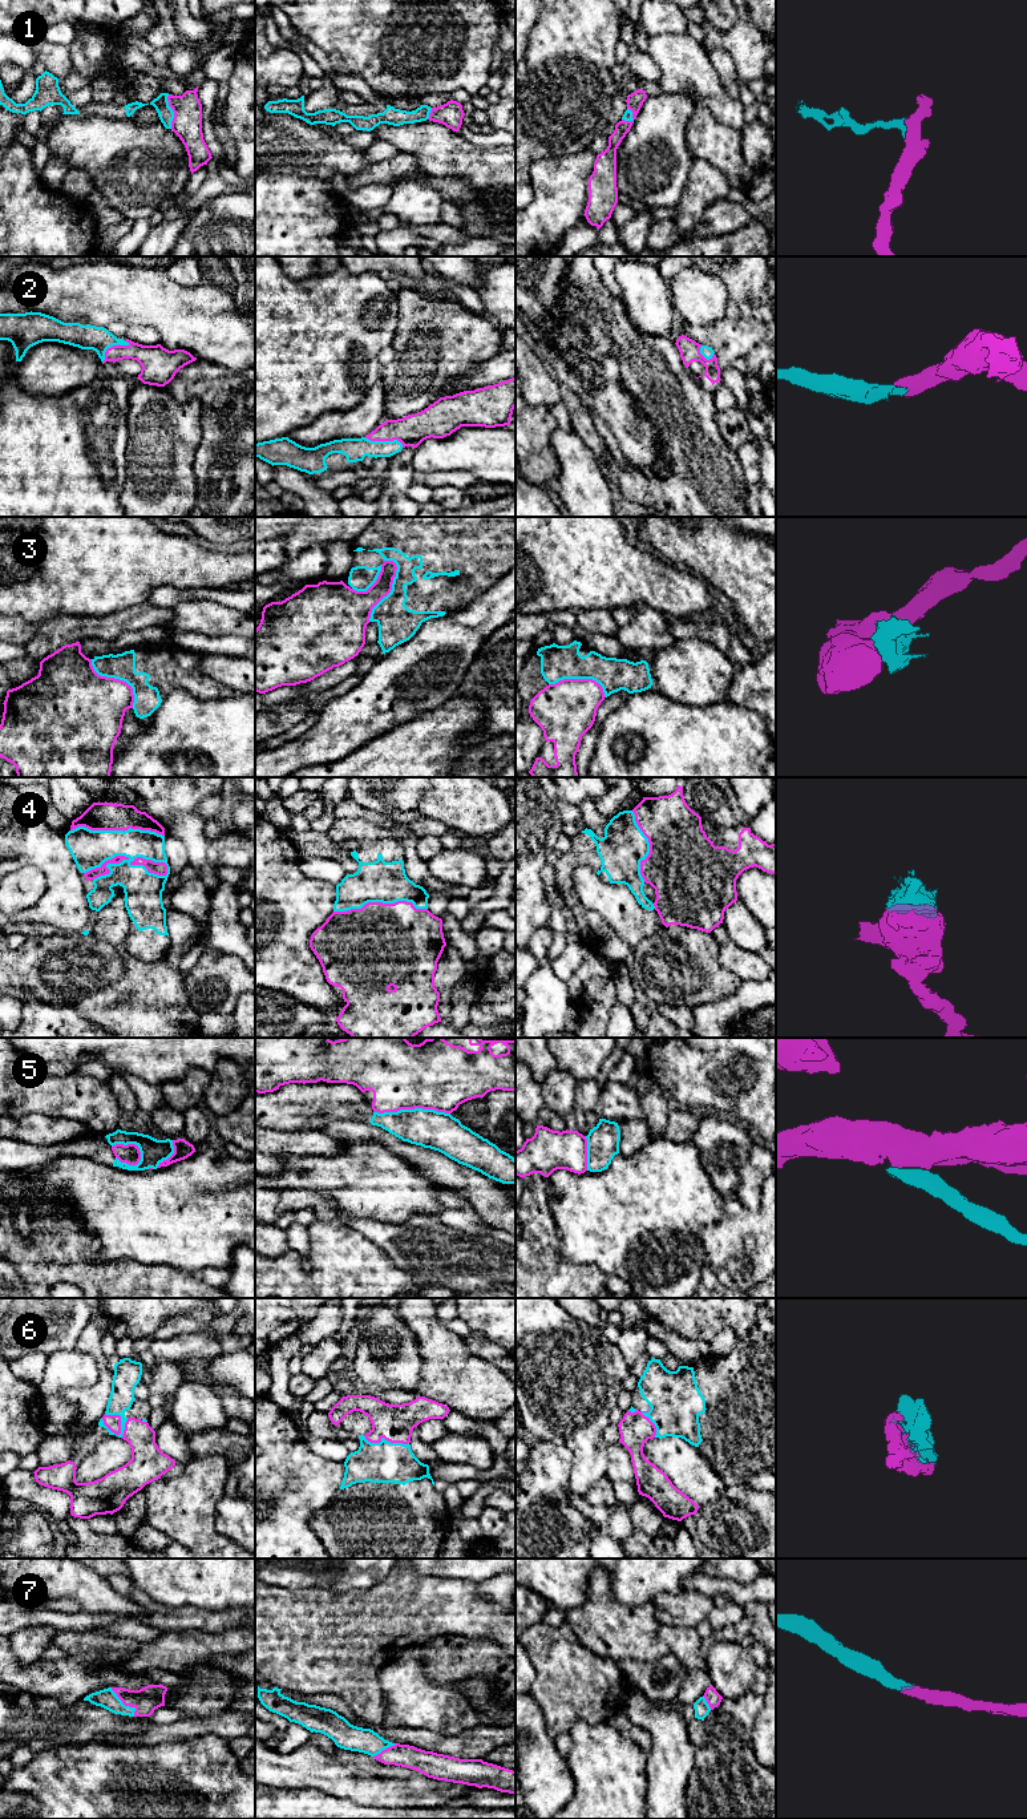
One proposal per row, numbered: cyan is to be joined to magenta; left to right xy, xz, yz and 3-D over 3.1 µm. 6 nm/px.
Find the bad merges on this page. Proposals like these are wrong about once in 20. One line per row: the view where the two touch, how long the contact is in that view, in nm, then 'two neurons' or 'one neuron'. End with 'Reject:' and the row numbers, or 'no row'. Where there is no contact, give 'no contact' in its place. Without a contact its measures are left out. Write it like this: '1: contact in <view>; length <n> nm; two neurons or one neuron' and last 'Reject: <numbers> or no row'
1: contact in xy; length 200 nm; one neuron
2: contact in xy; length 200 nm; one neuron
3: contact in xz; length 400 nm; two neurons
4: contact in xy; length 300 nm; one neuron
5: contact in xz; length 460 nm; two neurons
6: contact in xy; length 190 nm; one neuron
7: contact in xy; length 220 nm; one neuron
Reject: 3, 5

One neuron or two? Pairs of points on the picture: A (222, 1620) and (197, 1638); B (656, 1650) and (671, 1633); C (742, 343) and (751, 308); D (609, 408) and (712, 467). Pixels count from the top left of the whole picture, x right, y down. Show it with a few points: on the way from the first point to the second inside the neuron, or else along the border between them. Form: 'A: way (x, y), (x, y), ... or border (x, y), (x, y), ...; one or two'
A: border (237, 1627), (218, 1632), (176, 1630); two
B: border (658, 1625), (658, 1636), (670, 1650); two
C: border (742, 315), (751, 316), (761, 323); two
D: border (638, 411), (653, 424), (658, 455), (670, 464); two

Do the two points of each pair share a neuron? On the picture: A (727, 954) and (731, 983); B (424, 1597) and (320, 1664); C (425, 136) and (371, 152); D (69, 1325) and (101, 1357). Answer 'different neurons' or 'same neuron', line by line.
A: different neurons
B: same neuron
C: different neurons
D: different neurons

